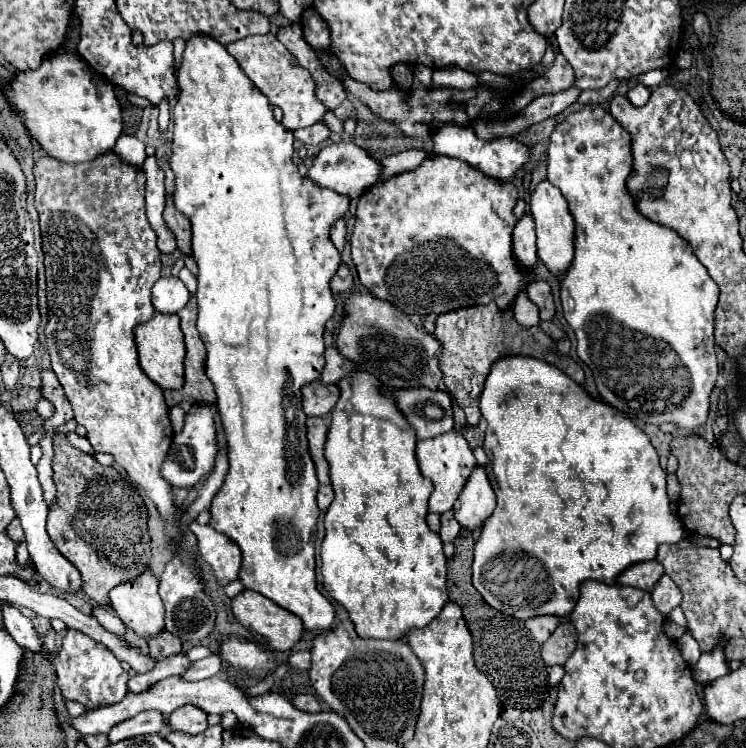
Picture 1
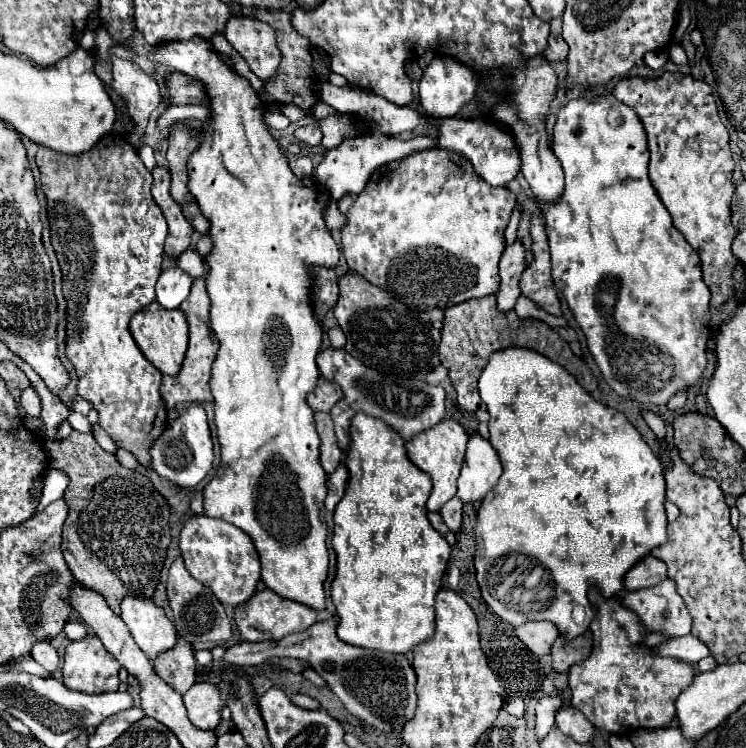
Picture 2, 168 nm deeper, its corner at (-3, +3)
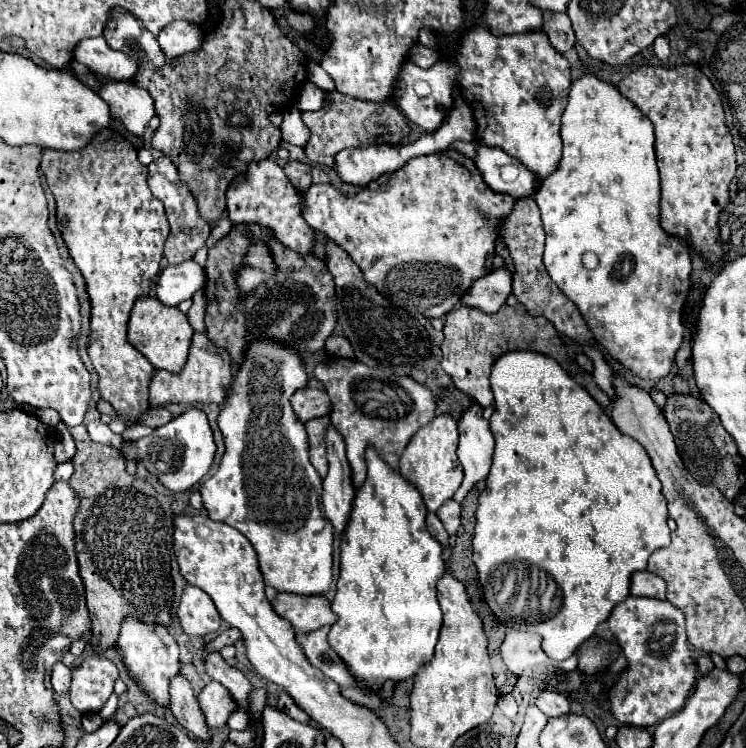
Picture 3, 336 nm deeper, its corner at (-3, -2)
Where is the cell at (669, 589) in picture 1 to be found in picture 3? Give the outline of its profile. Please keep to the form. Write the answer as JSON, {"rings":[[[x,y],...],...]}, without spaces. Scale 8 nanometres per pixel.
{"rings":[[[627,596],[613,608],[607,624],[629,662],[629,668],[609,690],[613,716],[621,724],[647,728],[681,710],[695,686],[697,672],[687,642],[685,614],[667,600]]]}

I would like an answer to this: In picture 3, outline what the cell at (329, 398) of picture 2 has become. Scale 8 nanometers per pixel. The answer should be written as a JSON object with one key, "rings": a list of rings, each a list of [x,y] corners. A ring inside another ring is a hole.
{"rings":[[[316,378],[309,379],[307,390],[297,390],[293,394],[291,404],[301,422],[307,422],[319,416],[327,416],[331,412],[331,402],[327,398],[327,392]],[[310,386],[312,388],[309,388]]]}

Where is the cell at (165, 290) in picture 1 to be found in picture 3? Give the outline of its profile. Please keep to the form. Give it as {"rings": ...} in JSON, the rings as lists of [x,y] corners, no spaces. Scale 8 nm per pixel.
{"rings":[[[193,260],[167,266],[159,274],[157,298],[165,306],[177,306],[179,302],[189,300],[195,294],[195,290],[199,290],[203,284],[205,284],[205,272]]]}

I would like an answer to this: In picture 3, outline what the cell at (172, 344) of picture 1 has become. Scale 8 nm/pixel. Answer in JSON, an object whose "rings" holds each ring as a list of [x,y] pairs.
{"rings":[[[147,296],[135,302],[131,310],[129,326],[127,326],[127,336],[129,336],[129,342],[153,364],[153,368],[175,374],[185,366],[193,328],[187,322],[187,316],[179,308],[169,308],[161,304],[157,298]]]}

